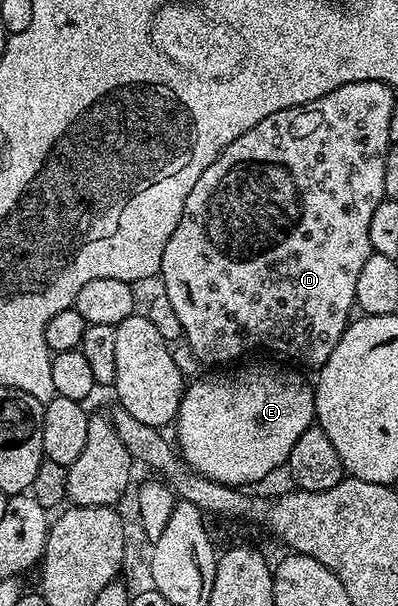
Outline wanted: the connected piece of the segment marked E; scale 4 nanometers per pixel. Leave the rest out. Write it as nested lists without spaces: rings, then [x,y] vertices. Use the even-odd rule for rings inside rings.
[[[251,364],[248,366],[248,368],[239,368],[239,369],[238,368],[239,367],[236,367],[234,370],[231,370],[231,371],[236,370],[236,372],[231,372],[228,374],[228,376],[226,376],[226,374],[223,373],[226,371],[219,370],[219,371],[216,371],[216,372],[219,372],[216,374],[216,376],[203,376],[200,378],[200,380],[193,381],[192,384],[190,381],[190,383],[188,383],[186,387],[184,387],[183,397],[181,398],[181,402],[179,403],[179,414],[178,416],[175,417],[173,421],[173,429],[175,428],[175,436],[177,439],[179,439],[179,444],[177,442],[177,448],[178,448],[178,451],[181,453],[183,463],[186,464],[187,467],[190,468],[191,471],[194,472],[196,476],[201,476],[203,477],[204,480],[216,480],[216,482],[218,482],[219,484],[225,484],[228,486],[251,486],[247,484],[255,484],[258,482],[258,480],[265,479],[266,476],[270,474],[270,472],[277,471],[279,467],[282,469],[284,465],[286,465],[287,459],[289,458],[289,454],[293,450],[293,446],[297,446],[297,438],[301,438],[301,434],[305,434],[305,430],[309,427],[312,427],[312,425],[316,423],[315,390],[314,390],[314,387],[312,387],[312,385],[309,383],[309,380],[307,384],[306,378],[303,377],[301,373],[290,372],[290,370],[287,368],[278,368],[278,366],[275,364]]]

